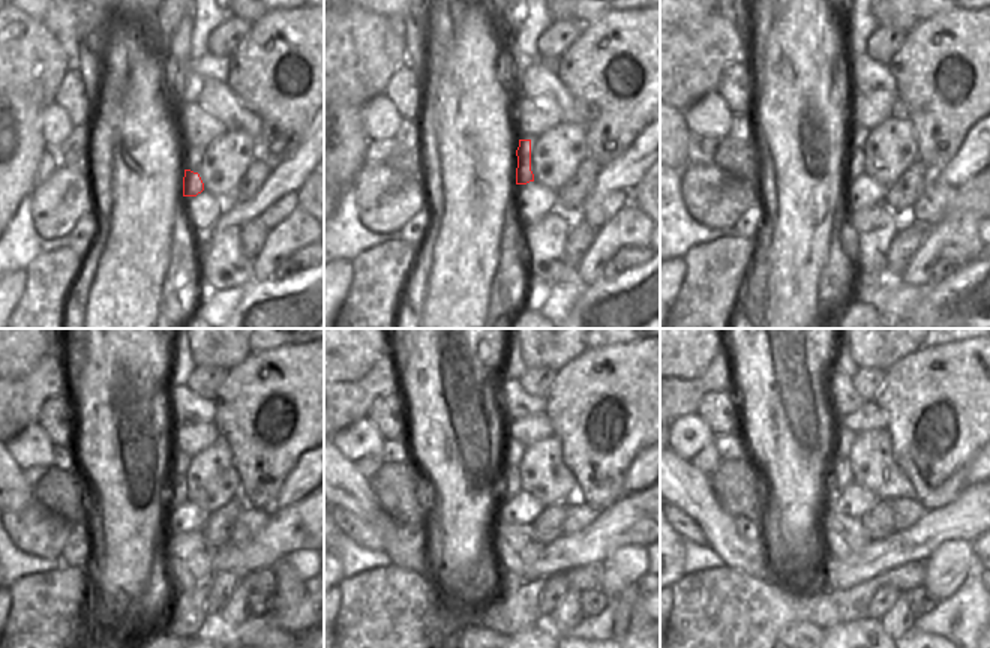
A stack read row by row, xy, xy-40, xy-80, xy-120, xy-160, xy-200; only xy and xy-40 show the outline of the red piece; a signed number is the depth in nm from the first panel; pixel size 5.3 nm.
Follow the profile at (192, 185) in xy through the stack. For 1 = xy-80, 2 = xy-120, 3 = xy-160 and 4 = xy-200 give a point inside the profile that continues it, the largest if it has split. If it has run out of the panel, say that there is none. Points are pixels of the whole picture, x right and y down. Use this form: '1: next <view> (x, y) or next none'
1: next xy-80 (855, 167)
2: next xy-120 (180, 461)
3: next xy-160 (510, 485)
4: next xy-200 (840, 476)

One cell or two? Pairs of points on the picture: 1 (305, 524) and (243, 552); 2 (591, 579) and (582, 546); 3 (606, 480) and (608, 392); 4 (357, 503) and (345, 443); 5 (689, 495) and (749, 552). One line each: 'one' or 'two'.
1: one
2: two
3: one
4: two
5: one

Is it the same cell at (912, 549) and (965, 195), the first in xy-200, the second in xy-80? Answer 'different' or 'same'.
same

